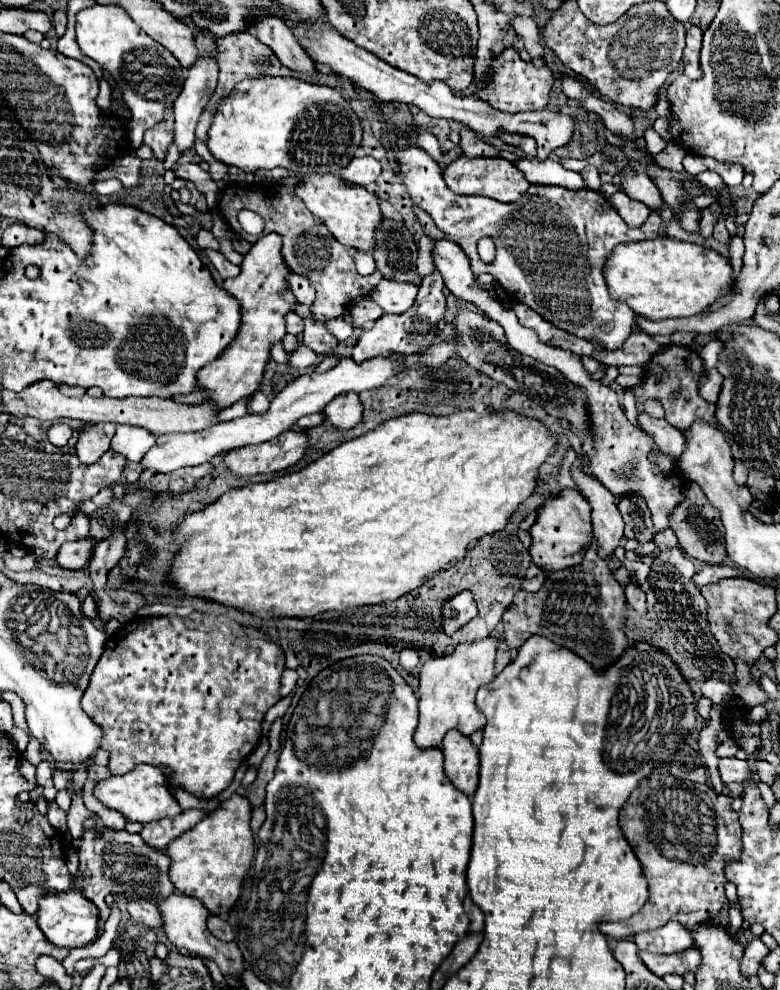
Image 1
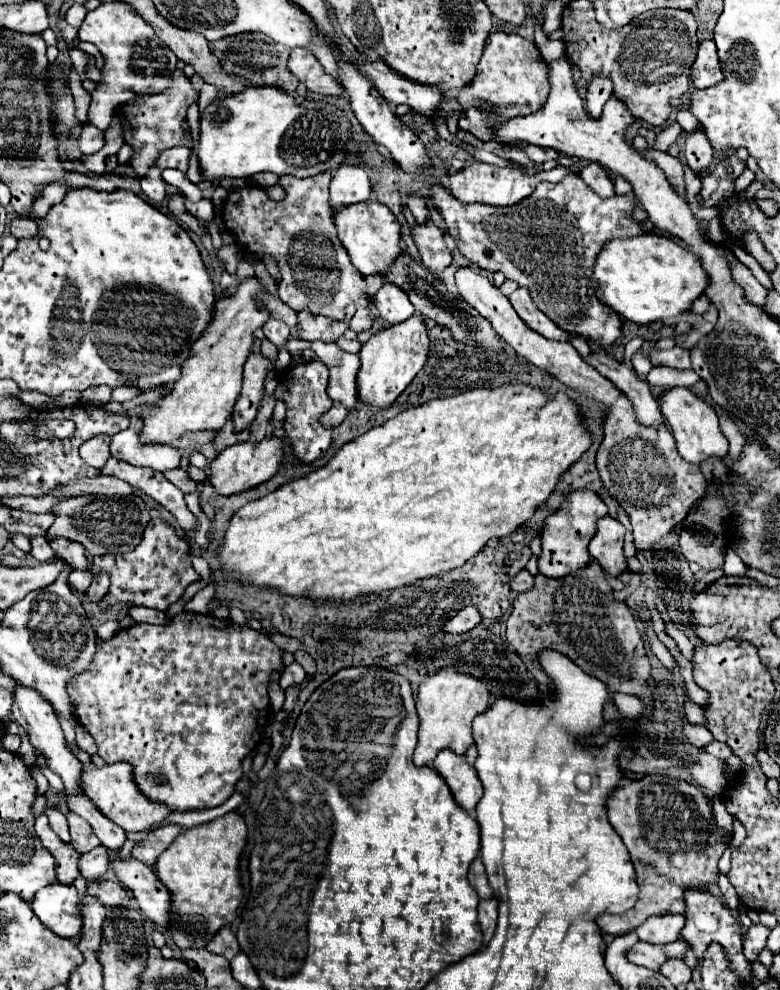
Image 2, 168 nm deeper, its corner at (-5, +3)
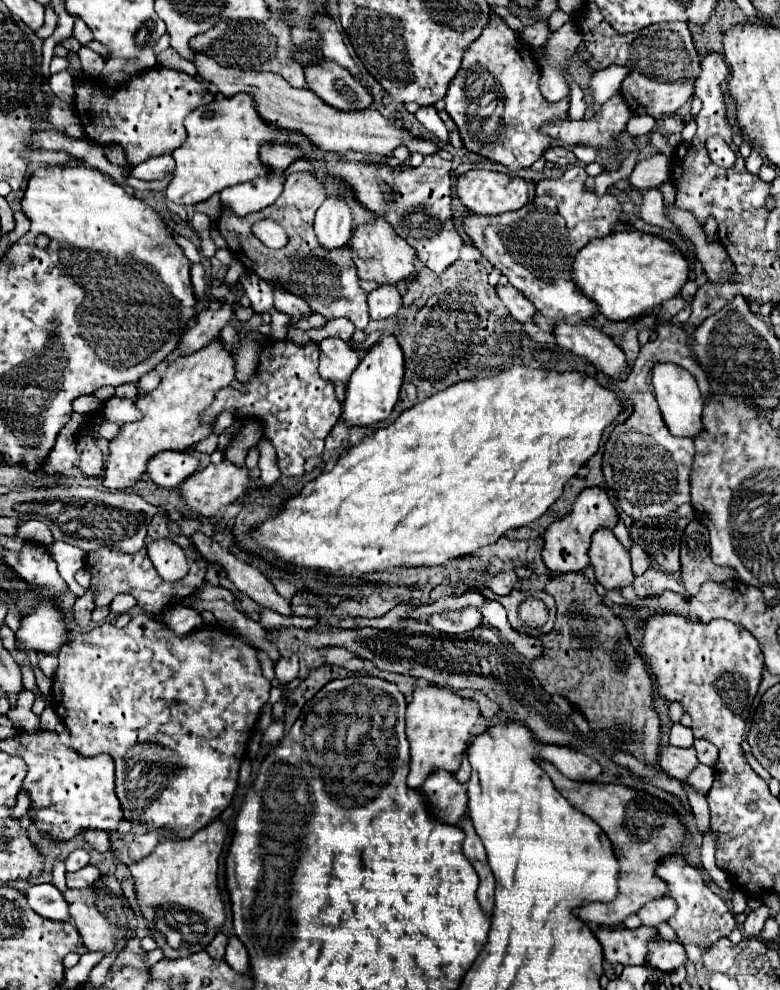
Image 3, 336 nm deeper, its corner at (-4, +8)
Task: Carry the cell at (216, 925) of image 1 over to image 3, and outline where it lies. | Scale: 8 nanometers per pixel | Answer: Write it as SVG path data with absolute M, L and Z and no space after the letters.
M219 933L207 947L207 953L213 955L213 959L221 959L225 955L225 949L227 949L227 943L229 943L229 937L225 933Z

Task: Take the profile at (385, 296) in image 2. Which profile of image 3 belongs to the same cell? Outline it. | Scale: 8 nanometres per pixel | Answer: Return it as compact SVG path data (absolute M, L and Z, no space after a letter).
M379 285L375 291L369 293L369 315L371 315L371 319L393 317L401 309L403 309L403 299L401 299L401 293L397 291L397 287Z

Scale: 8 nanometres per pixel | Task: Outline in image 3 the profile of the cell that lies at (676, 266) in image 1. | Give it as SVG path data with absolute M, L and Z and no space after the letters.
M619 231L603 239L591 239L573 263L573 281L591 297L611 321L627 321L651 313L655 307L677 297L689 281L691 261L671 241L641 231Z

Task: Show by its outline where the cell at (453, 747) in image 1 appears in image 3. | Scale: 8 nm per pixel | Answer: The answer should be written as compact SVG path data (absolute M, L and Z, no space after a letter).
M433 771L423 783L421 793L427 797L433 813L445 823L459 825L467 813L467 785L449 771Z

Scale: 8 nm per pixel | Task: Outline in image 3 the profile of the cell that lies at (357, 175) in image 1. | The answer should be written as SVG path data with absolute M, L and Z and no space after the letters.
M329 193L315 215L315 233L323 247L347 245L351 239L351 209L343 193Z

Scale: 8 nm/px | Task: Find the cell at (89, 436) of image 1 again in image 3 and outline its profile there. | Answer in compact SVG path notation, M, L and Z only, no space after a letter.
M91 435L81 437L83 449L81 449L81 459L79 459L79 469L85 475L101 475L103 471L103 451L97 445L97 439Z

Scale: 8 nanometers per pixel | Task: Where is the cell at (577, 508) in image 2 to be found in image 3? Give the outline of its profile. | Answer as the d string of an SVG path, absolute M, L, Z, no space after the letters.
M587 487L583 489L573 507L571 507L571 513L565 515L563 519L557 519L553 521L545 535L543 535L543 563L545 567L551 571L551 573L571 573L571 571L581 571L587 567L587 561L589 561L589 543L591 543L591 535L599 529L599 527L609 527L613 529L617 521L617 511L615 507L611 505L607 493L599 487Z

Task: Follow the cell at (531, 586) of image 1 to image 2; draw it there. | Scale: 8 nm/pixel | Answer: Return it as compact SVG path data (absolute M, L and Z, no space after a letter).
M520 570L514 578L512 578L512 582L510 582L510 588L514 590L514 592L526 592L526 590L530 590L534 586L534 578L528 574L528 570Z

